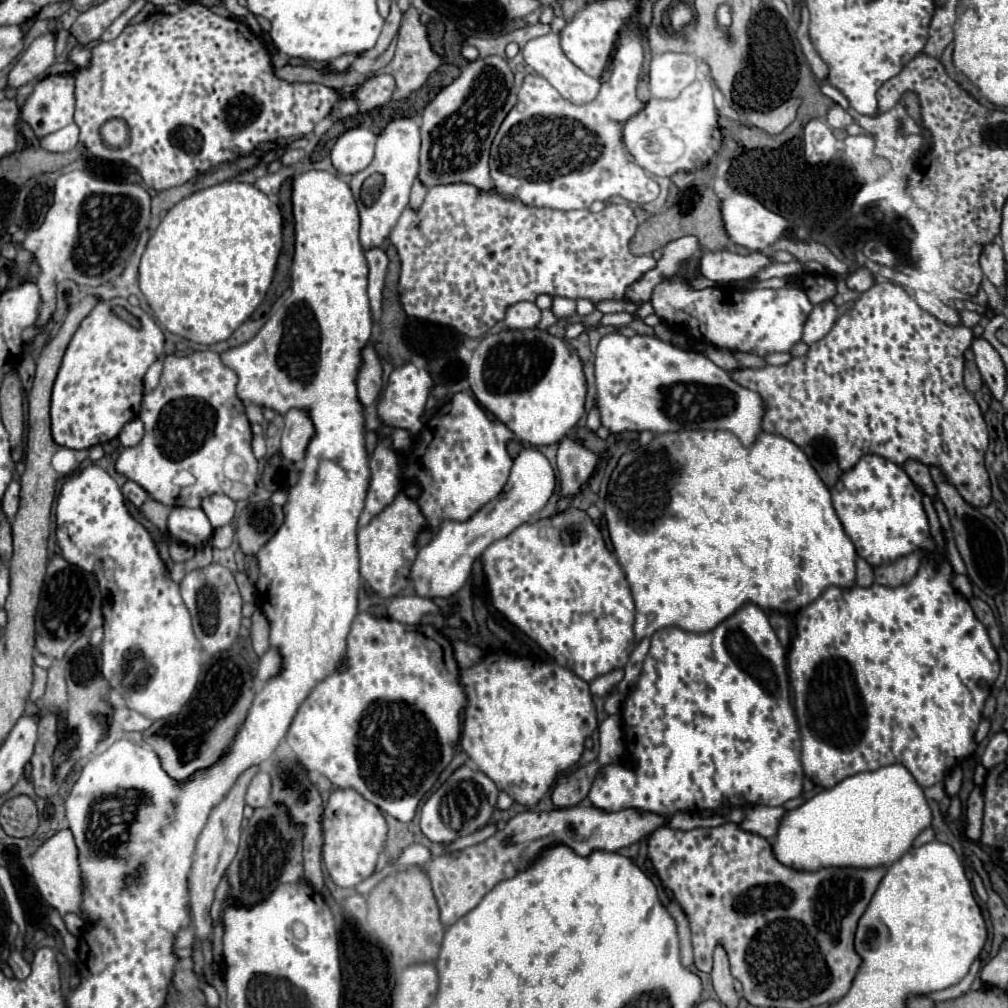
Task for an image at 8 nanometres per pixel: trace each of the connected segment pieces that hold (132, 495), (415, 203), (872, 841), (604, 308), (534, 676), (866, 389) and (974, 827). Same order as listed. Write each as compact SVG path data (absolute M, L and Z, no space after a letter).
M128 480L128 482L124 484L122 494L124 494L136 508L142 508L142 504L144 504L146 498L148 498L148 492L146 492L144 488L140 488L140 486L138 486L136 482L132 482L132 480Z
M420 180L414 182L414 186L412 186L412 194L410 194L410 208L418 208L418 206L424 202L426 190L428 190L428 188L426 188Z
M892 764L878 768L874 772L860 772L836 784L830 790L822 790L810 798L804 806L790 810L778 828L776 842L772 850L776 858L796 870L818 870L824 866L852 866L852 868L874 868L890 866L904 852L912 848L914 838L926 830L932 822L932 812L924 798L922 788L916 784L912 774L902 764Z
M606 300L596 304L596 308L604 314L616 314L616 312L636 312L644 302L628 302L628 300Z
M488 654L480 664L462 670L460 680L468 694L460 738L462 750L498 786L498 790L510 792L510 796L522 806L536 806L556 778L580 760L584 742L598 728L590 684L556 662L514 658L508 654Z
M882 282L882 284L874 284L870 290L862 292L860 298L854 302L852 310L846 312L842 318L836 320L834 328L816 344L810 346L810 350L800 356L800 358L792 358L788 364L784 366L762 366L762 368L736 368L730 370L730 378L734 382L738 382L740 386L756 392L762 396L764 400L764 416L762 416L762 430L770 432L770 434L782 434L784 438L788 438L790 442L794 442L796 446L804 448L815 437L830 438L834 446L836 446L836 454L838 454L838 464L842 470L850 470L852 466L856 466L858 458L862 458L864 454L876 454L882 456L898 466L902 466L908 460L916 460L922 462L926 466L938 466L940 472L944 474L946 482L952 482L952 486L956 486L956 490L960 490L960 496L976 508L988 506L988 502L992 500L992 490L990 490L990 478L984 466L984 454L988 450L988 428L986 422L982 418L980 406L974 400L974 396L964 388L962 382L962 372L964 372L964 352L970 348L972 344L972 330L966 326L948 326L938 322L936 318L932 318L932 314L924 312L920 306L916 306L914 298L906 294L906 290L902 286L890 284L890 282Z
M976 786L970 792L968 804L966 804L966 830L964 830L964 834L970 840L980 840L980 834L982 834L982 808L984 808L982 788Z

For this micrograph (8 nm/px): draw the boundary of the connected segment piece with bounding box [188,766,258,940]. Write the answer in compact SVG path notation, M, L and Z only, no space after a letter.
M258 766L246 770L238 782L234 784L234 788L226 794L226 798L210 812L210 818L198 838L198 852L194 856L194 864L190 870L190 878L188 878L188 888L190 888L190 902L192 902L192 918L194 918L194 930L198 940L204 940L212 934L212 916L210 916L210 906L214 902L214 894L216 888L226 872L226 868L230 866L232 858L236 856L238 850L238 842L240 842L240 834L242 834L242 820L244 820L244 792L248 782L252 780L252 776L258 772Z

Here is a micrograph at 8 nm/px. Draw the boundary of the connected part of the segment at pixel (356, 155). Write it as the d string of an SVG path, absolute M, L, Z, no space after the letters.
M368 128L346 130L332 148L332 164L340 174L358 174L374 158L376 136Z

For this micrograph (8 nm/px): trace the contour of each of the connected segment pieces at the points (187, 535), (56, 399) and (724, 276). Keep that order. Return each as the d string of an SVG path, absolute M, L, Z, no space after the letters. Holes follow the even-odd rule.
M172 508L168 516L168 532L176 542L188 548L198 548L214 534L214 528L202 508Z
M114 298L100 302L80 324L72 342L66 348L60 372L52 390L52 436L58 446L82 450L92 448L96 444L104 444L118 436L122 426L134 418L138 418L140 402L142 402L142 378L148 366L164 352L164 334L156 326L156 322L140 308L132 306L124 298ZM116 310L126 310L126 316L120 316Z
M728 250L722 252L706 252L700 258L700 276L712 280L718 286L730 286L732 282L748 280L758 270L770 264L770 258L764 254L752 252L748 256L732 254Z

